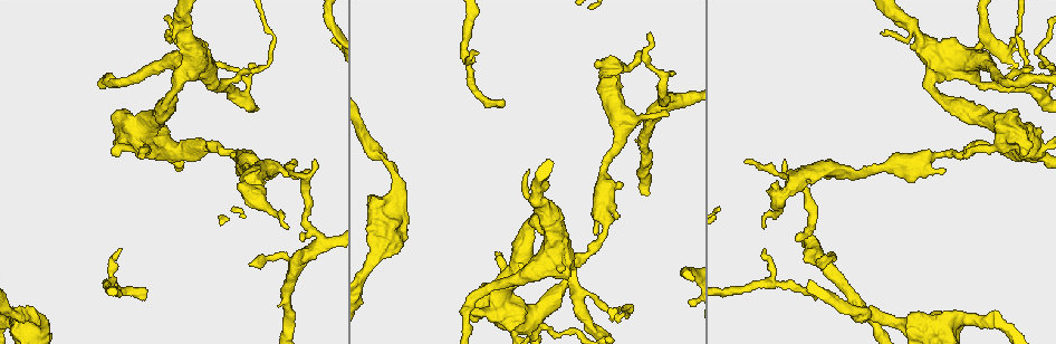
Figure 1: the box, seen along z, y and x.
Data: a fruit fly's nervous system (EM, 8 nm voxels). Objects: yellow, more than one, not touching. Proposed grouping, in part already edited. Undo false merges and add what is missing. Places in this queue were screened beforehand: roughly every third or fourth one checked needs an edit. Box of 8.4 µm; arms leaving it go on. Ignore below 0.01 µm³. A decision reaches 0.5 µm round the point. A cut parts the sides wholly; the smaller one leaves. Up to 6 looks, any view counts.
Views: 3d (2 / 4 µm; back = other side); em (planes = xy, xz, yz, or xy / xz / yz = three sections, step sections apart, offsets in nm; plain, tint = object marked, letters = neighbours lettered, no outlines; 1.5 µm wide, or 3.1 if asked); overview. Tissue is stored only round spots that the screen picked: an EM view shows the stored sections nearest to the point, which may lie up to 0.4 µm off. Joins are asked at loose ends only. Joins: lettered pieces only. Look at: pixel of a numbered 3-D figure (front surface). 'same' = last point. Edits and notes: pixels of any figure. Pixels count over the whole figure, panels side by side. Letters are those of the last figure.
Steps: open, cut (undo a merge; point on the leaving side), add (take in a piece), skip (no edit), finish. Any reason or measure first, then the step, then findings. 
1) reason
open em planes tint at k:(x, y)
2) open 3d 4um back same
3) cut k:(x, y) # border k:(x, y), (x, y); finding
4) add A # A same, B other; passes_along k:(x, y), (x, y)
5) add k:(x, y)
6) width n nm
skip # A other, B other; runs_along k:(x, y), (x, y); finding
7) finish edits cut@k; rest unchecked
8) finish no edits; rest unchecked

free end
open em xz step 4 tint at 1:(287, 227)

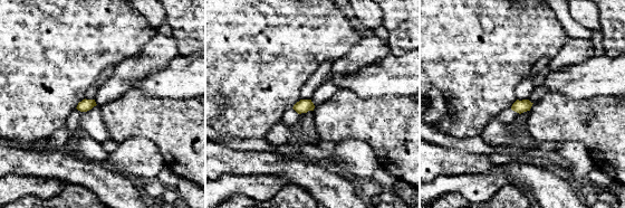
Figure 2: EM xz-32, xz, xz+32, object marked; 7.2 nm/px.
open em planes letters same

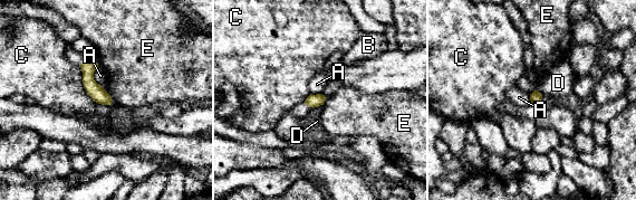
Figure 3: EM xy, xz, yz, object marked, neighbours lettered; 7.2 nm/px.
skip # A other, B other, C other, D other, E other; border 3:(535, 89), (529, 94); no lettered piece goes on from it

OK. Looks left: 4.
thin end
open em yz step 8 letters at 1:(504, 102)

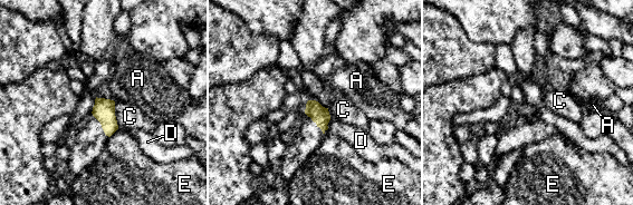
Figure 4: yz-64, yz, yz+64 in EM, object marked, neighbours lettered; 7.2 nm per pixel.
width 140 nm; longest_contact C 190 nm
skip # A other, C other, D other, E other; none of them fits

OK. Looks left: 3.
tapers out
open em planes letters at 1:(307, 170)

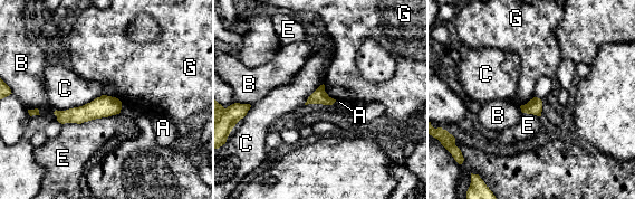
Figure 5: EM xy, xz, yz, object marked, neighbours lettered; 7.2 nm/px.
skip # A other, B other, C other, E other, G other; border 5:(103, 94), (82, 105), (56, 110); none of them fits

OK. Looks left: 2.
finish no edits; rest unchecked

